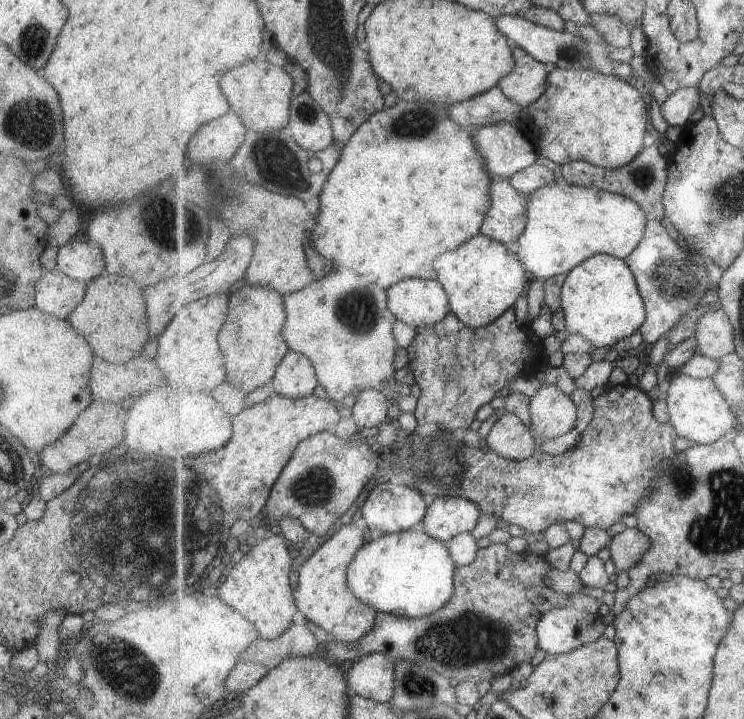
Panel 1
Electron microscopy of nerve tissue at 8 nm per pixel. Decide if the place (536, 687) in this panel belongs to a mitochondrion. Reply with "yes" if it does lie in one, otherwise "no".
no

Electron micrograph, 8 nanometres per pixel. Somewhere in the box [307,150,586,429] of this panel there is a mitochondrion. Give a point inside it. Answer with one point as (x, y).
(357, 310)

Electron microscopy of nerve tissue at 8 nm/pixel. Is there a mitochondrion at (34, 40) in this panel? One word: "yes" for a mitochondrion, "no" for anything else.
yes

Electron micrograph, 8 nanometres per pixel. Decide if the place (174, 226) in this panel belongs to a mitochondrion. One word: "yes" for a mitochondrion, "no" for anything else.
yes

